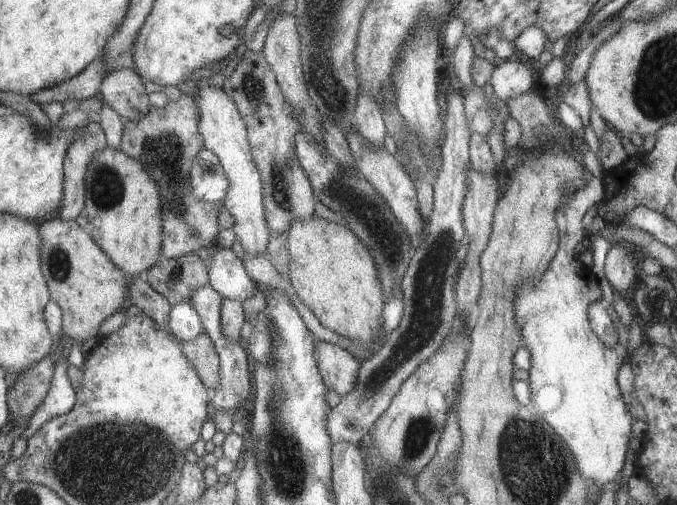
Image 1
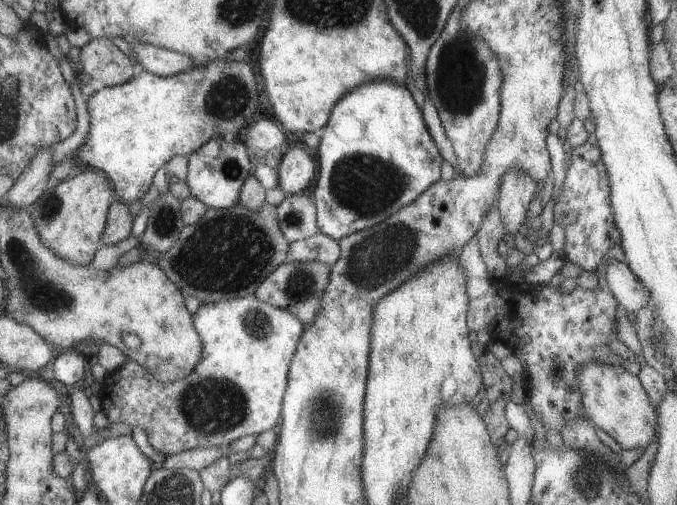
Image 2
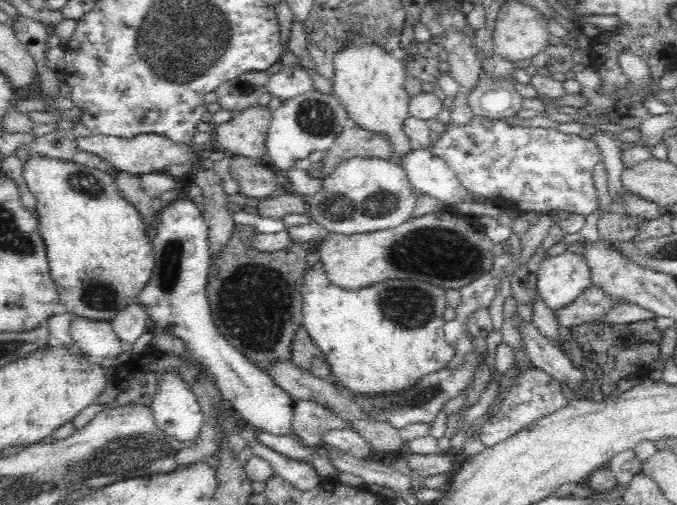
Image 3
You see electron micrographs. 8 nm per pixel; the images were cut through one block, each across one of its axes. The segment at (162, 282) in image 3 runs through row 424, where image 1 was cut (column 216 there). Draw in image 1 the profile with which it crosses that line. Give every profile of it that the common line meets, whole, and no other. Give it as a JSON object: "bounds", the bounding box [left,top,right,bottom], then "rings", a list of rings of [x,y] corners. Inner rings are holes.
{"bounds":[208,246,256,301],"rings":[[[216,246],[211,251],[208,268],[210,287],[222,298],[238,301],[250,299],[256,291],[255,282],[247,275],[242,260],[231,249]]]}

